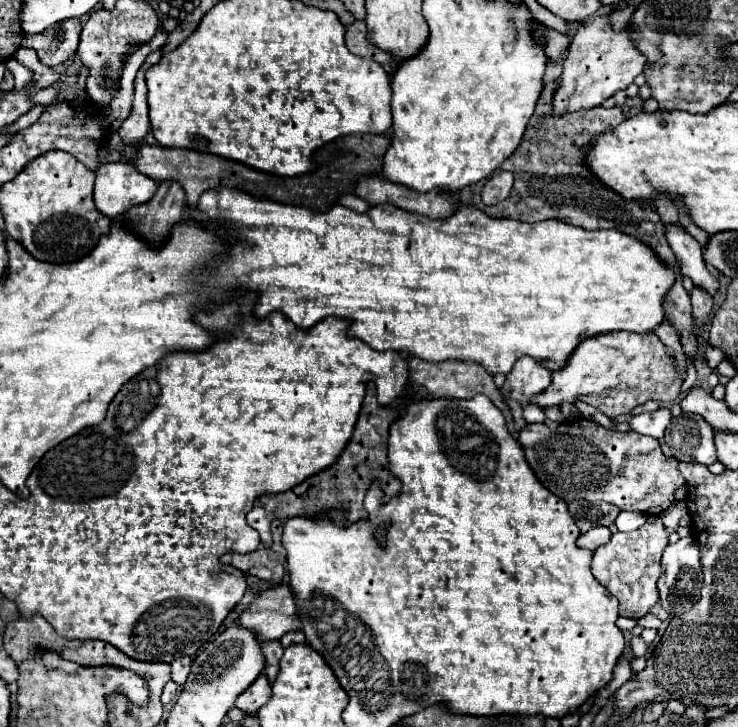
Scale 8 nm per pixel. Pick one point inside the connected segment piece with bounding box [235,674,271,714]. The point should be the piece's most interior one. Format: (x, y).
(250, 701)

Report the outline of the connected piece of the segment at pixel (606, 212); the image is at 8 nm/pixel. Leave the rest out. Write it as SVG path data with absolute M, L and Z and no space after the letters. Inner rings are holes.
M555 80L543 88L543 92L537 100L537 106L535 106L537 112L531 116L519 148L501 164L501 170L511 170L515 174L515 184L513 184L509 198L505 198L497 206L485 206L479 198L479 184L475 184L471 188L459 190L459 202L477 206L479 210L483 210L495 218L515 218L515 220L523 220L523 222L539 222L545 218L555 218L555 220L563 220L567 224L581 226L585 230L615 228L623 234L629 234L629 236L641 240L657 254L657 258L665 266L671 266L675 272L675 284L671 286L671 290L667 292L665 302L663 302L665 320L671 322L681 332L683 352L693 358L697 340L695 340L695 334L691 328L691 300L689 300L689 292L681 284L683 276L679 272L675 254L671 252L671 248L665 240L663 222L657 216L655 218L651 216L655 212L655 208L651 208L649 204L643 204L641 200L623 200L623 196L619 196L611 188L603 186L601 180L597 180L589 172L589 166L585 162L587 150L591 148L593 140L599 134L603 134L605 130L619 126L625 120L625 114L619 106L615 106L615 108L599 106L599 108L591 108L591 110L571 112L561 118L553 118L551 102L553 102L553 92L557 88L557 82L559 80ZM539 114L547 114L547 120L539 122Z

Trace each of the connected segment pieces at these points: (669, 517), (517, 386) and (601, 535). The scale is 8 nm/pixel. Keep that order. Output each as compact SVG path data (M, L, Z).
M676 502L674 503L674 505L670 506L665 512L663 512L660 515L660 518L665 527L674 529L677 534L681 538L683 538L691 535L691 532L693 532L693 528L681 527L679 525L679 520L686 513L688 513L686 505Z
M523 356L523 360L515 362L511 374L507 374L507 382L505 386L501 388L503 396L507 398L513 398L521 404L523 409L523 417L527 423L543 423L546 419L544 411L537 405L533 405L531 400L539 394L539 392L545 392L551 384L551 368L543 368L543 364L535 364L535 360L531 360L531 356Z
M595 526L595 528L591 528L591 532L585 532L579 536L577 546L587 548L587 550L595 550L595 548L607 544L609 540L611 540L611 530L605 526Z

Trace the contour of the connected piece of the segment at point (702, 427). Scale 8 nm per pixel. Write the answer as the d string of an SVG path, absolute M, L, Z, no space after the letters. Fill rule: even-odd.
M681 414L665 428L665 442L679 462L717 462L713 446L713 430L703 416Z

